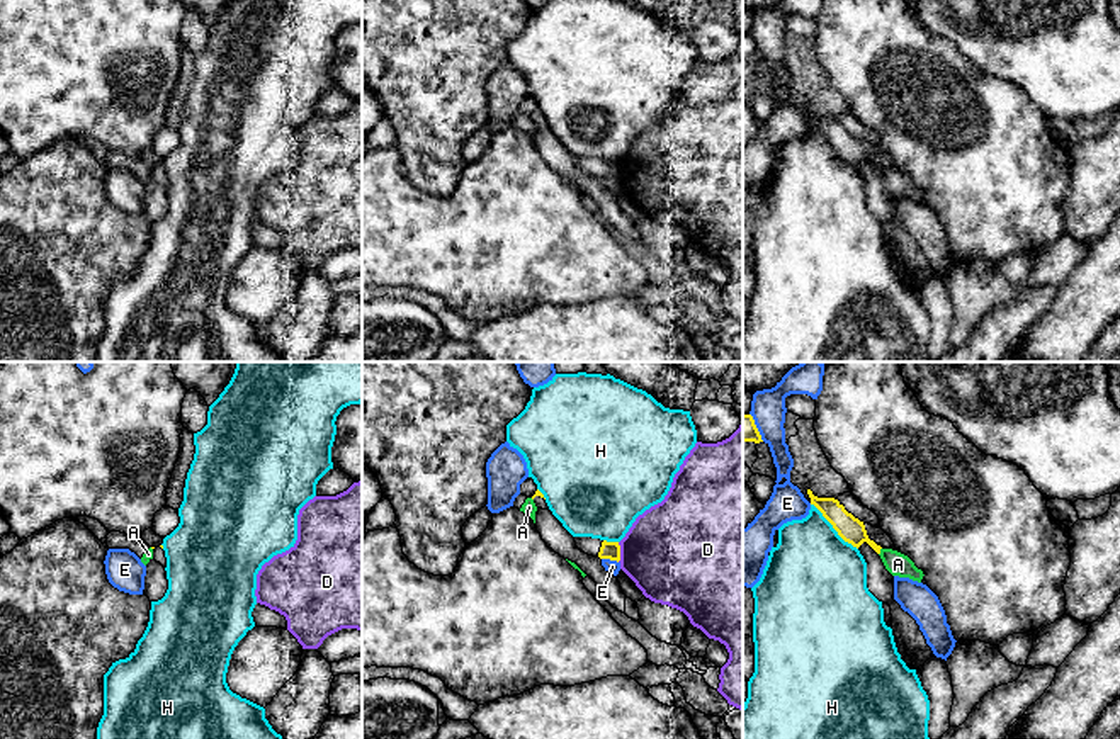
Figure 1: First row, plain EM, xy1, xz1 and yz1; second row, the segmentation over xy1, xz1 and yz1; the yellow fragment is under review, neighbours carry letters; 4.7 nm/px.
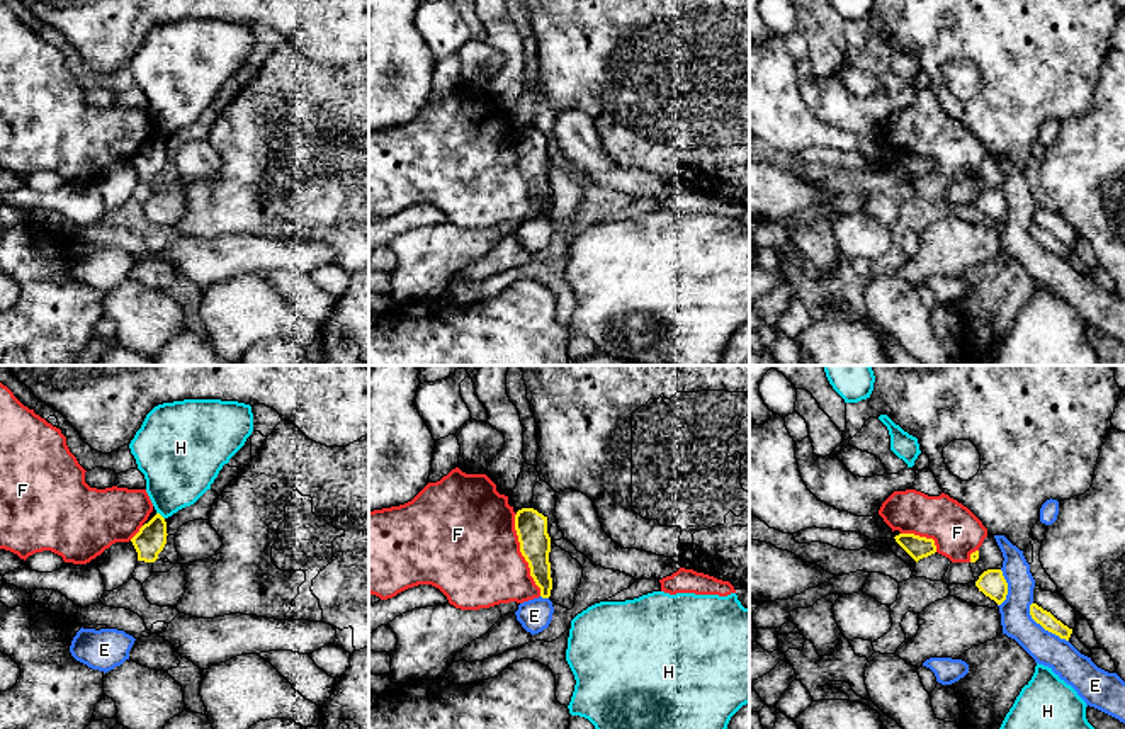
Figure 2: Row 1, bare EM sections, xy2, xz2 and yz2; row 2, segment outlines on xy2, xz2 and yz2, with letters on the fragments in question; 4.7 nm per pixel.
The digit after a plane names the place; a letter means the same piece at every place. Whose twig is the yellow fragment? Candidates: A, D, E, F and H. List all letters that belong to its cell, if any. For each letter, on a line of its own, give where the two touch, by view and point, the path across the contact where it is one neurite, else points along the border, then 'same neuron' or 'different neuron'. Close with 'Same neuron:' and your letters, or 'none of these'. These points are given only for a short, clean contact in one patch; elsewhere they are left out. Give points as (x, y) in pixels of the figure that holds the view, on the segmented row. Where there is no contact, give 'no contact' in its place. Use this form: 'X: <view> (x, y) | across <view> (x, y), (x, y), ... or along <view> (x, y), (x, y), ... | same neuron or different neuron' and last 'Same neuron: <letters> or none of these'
A: yz1 (879, 551) | along yz1 (881, 547), (879, 554) | different neuron
D: xz1 (619, 552) | different neuron
E: yz2 (1042, 626) | different neuron
F: xz2 (522, 554) | along xz2 (515, 514), (519, 551), (541, 595) | different neuron
H: yz1 (833, 527) | different neuron
Same neuron: none of these

